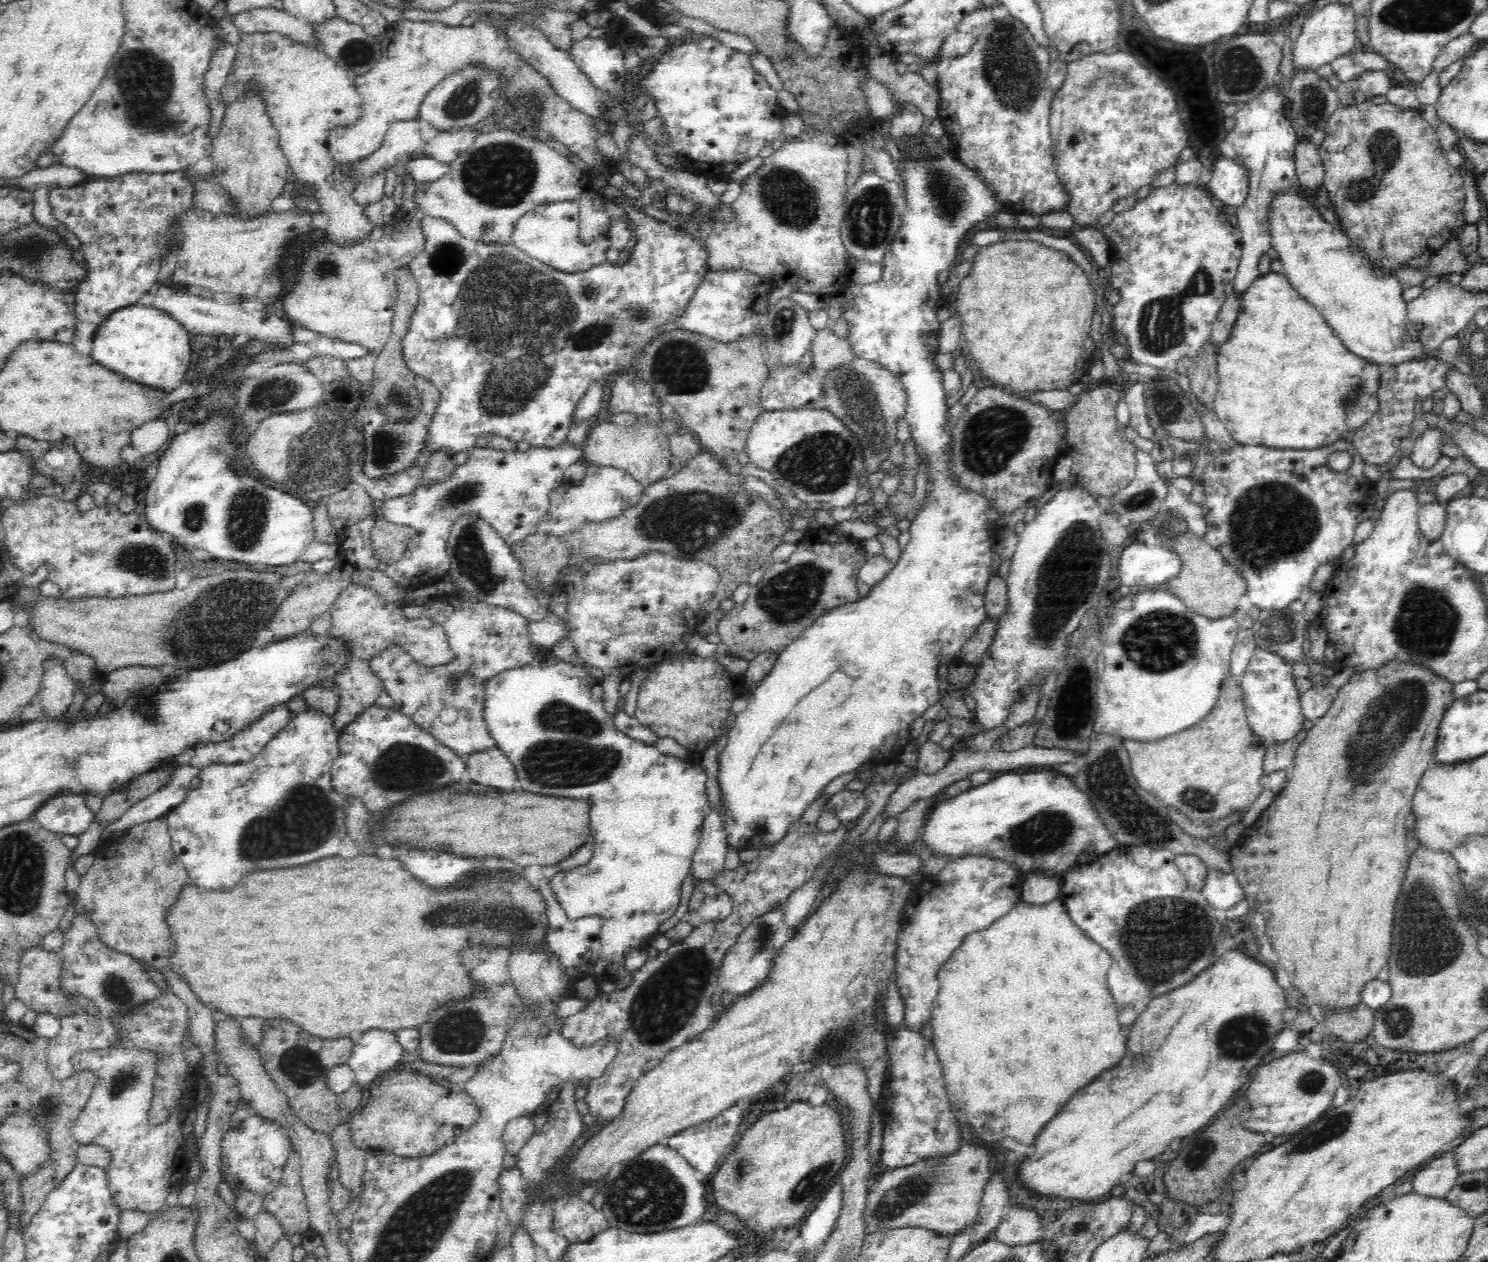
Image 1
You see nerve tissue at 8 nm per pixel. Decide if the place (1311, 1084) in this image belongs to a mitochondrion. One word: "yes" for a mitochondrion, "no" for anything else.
yes

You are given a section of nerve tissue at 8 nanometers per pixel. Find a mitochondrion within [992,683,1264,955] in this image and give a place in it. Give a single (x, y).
(1148, 823)

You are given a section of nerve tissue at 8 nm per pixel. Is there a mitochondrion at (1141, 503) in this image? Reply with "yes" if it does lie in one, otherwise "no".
yes

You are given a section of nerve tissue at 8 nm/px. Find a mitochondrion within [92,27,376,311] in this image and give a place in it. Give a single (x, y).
(141, 77)

